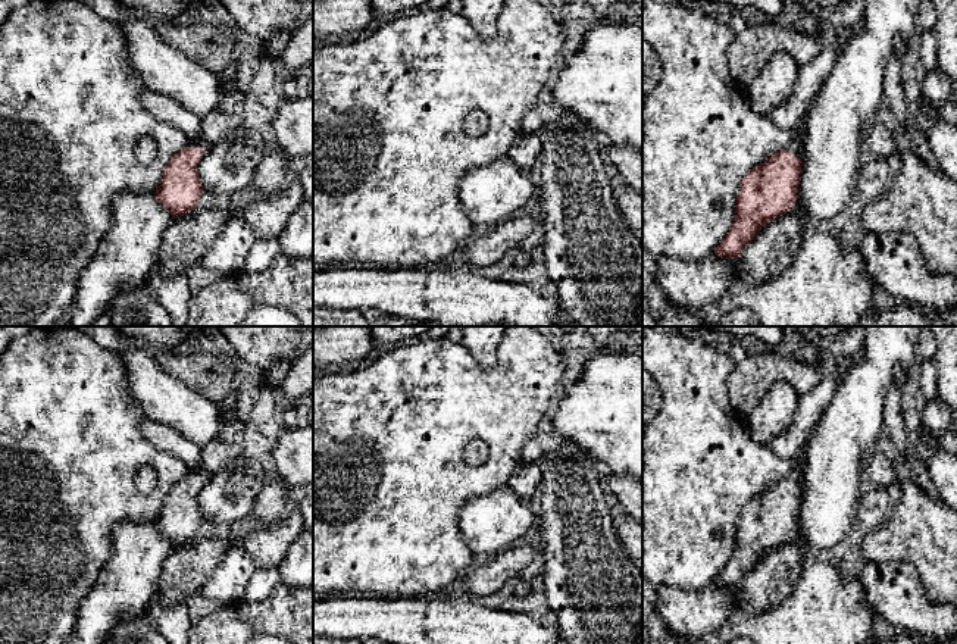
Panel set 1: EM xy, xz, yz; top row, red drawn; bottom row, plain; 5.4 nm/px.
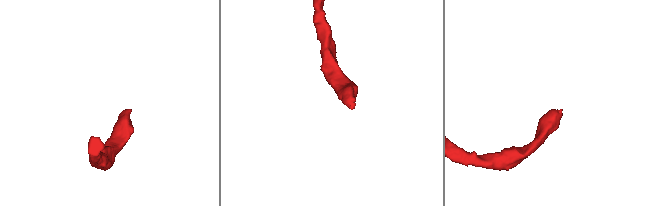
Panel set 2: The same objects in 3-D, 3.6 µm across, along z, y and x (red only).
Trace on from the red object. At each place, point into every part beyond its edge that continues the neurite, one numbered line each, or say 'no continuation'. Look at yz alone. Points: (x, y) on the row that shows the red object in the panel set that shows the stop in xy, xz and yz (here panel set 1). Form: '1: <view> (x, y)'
1: yz (797, 146)

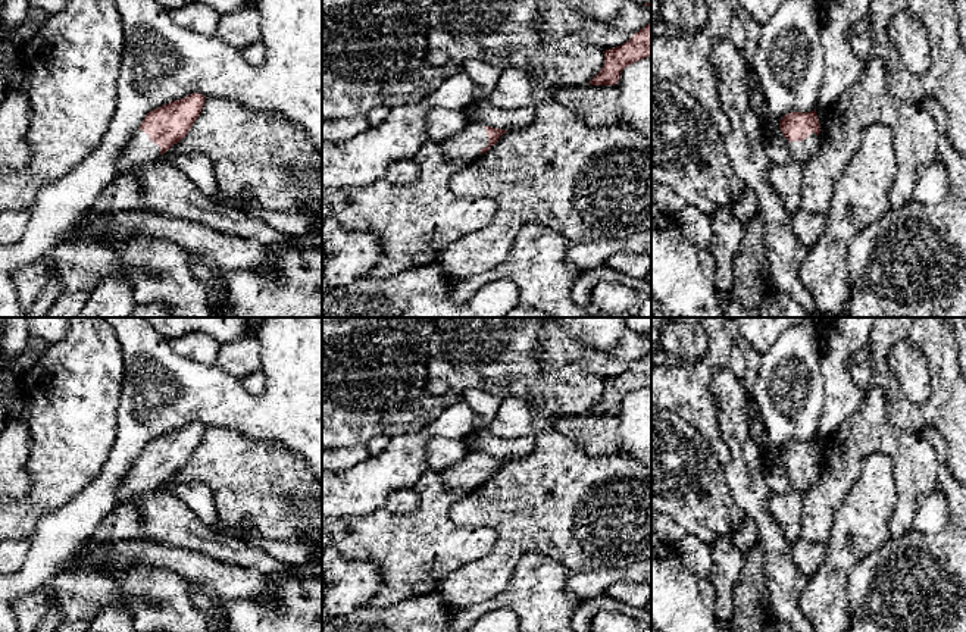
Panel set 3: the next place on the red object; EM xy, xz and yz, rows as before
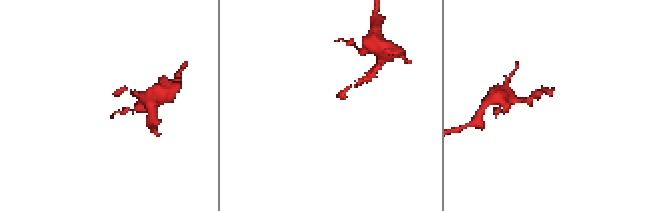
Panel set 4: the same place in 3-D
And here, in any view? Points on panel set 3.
1: xz (465, 147)

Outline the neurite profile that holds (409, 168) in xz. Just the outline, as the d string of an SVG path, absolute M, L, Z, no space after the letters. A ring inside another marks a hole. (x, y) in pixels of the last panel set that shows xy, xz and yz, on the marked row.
M415 159L394 162L387 172L385 179L393 184L407 184L419 178L419 166Z

